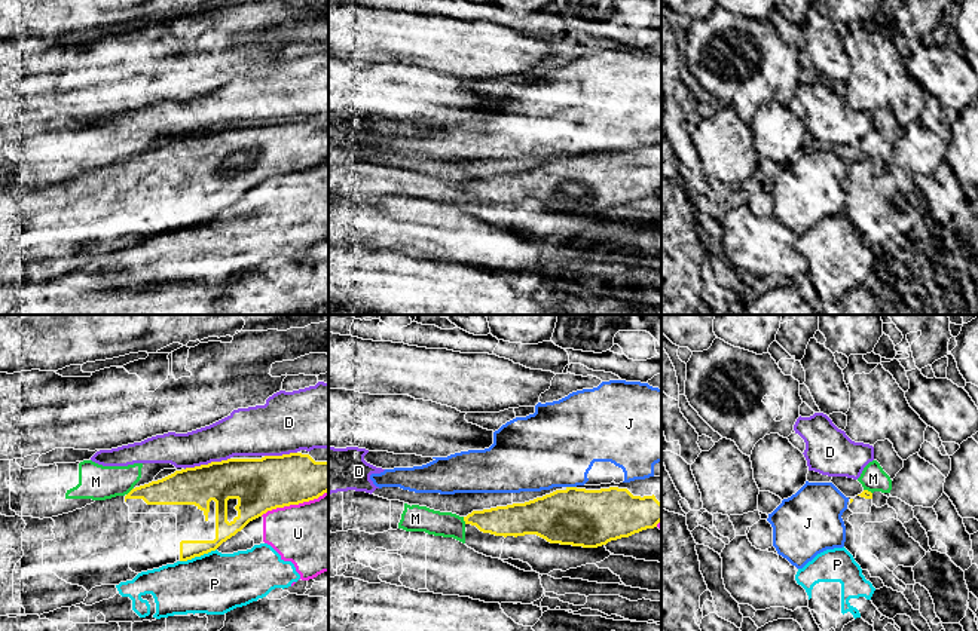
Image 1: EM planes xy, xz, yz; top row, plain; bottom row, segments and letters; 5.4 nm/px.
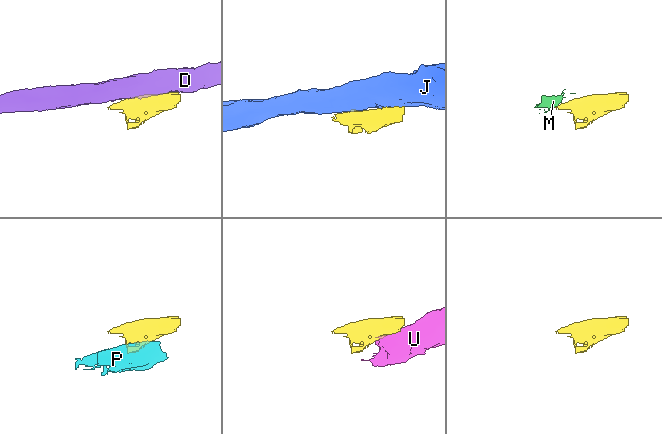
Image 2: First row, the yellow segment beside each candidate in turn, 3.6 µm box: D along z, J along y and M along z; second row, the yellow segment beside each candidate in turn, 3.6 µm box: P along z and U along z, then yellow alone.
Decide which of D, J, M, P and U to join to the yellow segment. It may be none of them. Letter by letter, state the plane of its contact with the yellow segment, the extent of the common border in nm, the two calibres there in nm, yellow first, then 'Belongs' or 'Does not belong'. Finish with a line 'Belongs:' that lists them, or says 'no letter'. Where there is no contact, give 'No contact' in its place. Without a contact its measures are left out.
D: Touches yellow in xy. Shared border 260 nm. Thickness 240 nm (yellow) against 240 nm. Does not belong
J: Touches yellow in xz. Shared border 60 nm. Thickness 320 nm (yellow) against 440 nm. Does not belong
M: Touches yellow in xy. Shared border 60 nm. Thickness 170 nm (yellow) against 190 nm. Does not belong
P: Touches yellow in xy. Shared border 220 nm. Thickness 100 nm (yellow) against 340 nm. Does not belong
U: Touches yellow in xy. Shared border 400 nm. Thickness 280 nm (yellow) against 400 nm. Does not belong
Belongs: no letter

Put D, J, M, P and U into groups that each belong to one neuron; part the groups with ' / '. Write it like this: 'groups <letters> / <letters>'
groups D M / J / P U

